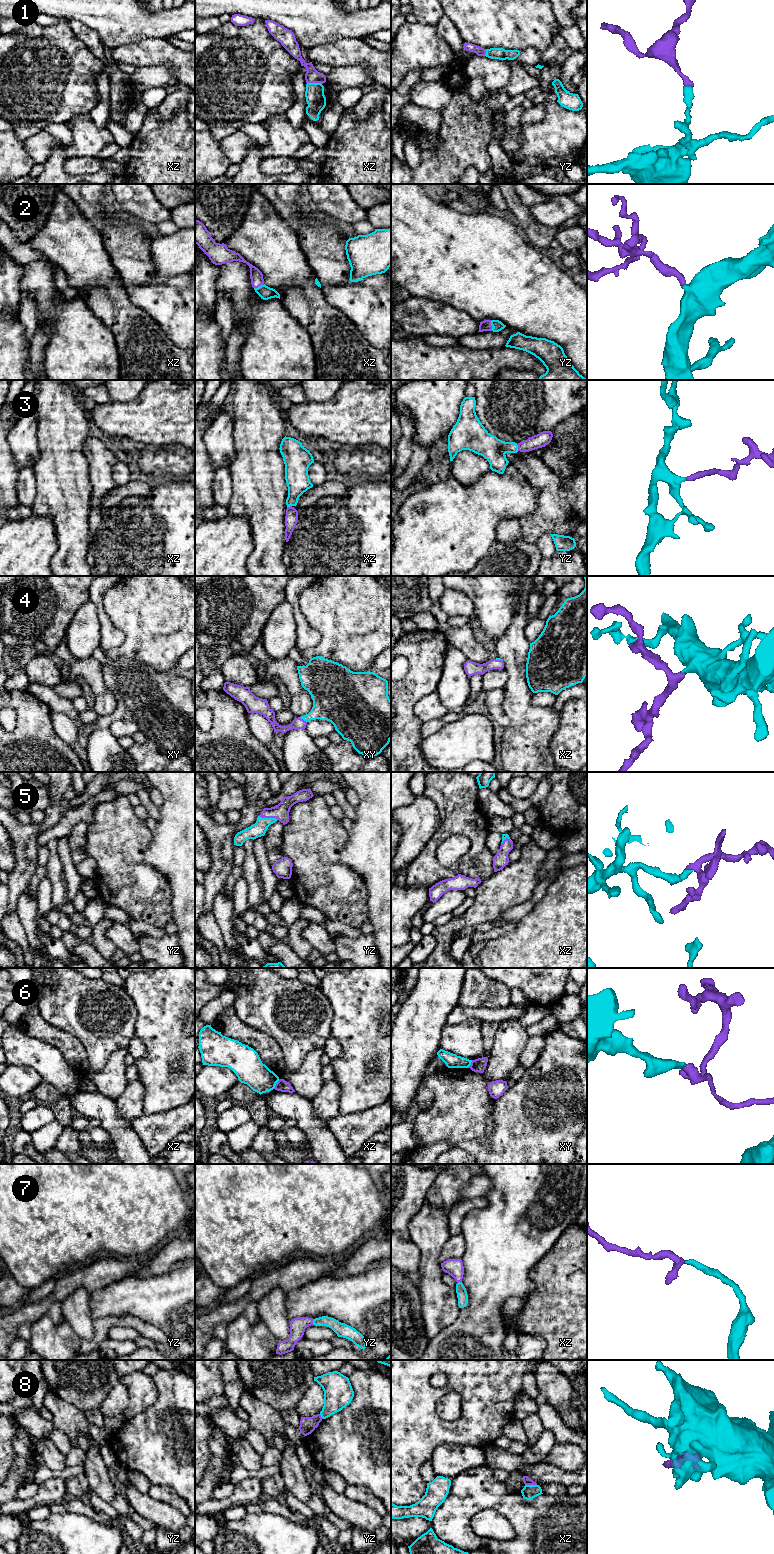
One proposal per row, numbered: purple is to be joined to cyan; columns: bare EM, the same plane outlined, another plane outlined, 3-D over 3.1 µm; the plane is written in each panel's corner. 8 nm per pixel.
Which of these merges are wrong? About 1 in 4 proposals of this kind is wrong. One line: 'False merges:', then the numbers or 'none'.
False merges: 6, 8

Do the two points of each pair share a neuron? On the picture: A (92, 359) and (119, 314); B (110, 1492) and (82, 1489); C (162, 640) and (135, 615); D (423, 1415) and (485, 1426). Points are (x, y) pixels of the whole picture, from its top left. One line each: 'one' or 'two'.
A: two
B: two
C: one
D: one

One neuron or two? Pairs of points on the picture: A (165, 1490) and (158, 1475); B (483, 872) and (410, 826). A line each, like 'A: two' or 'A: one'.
A: two
B: two

